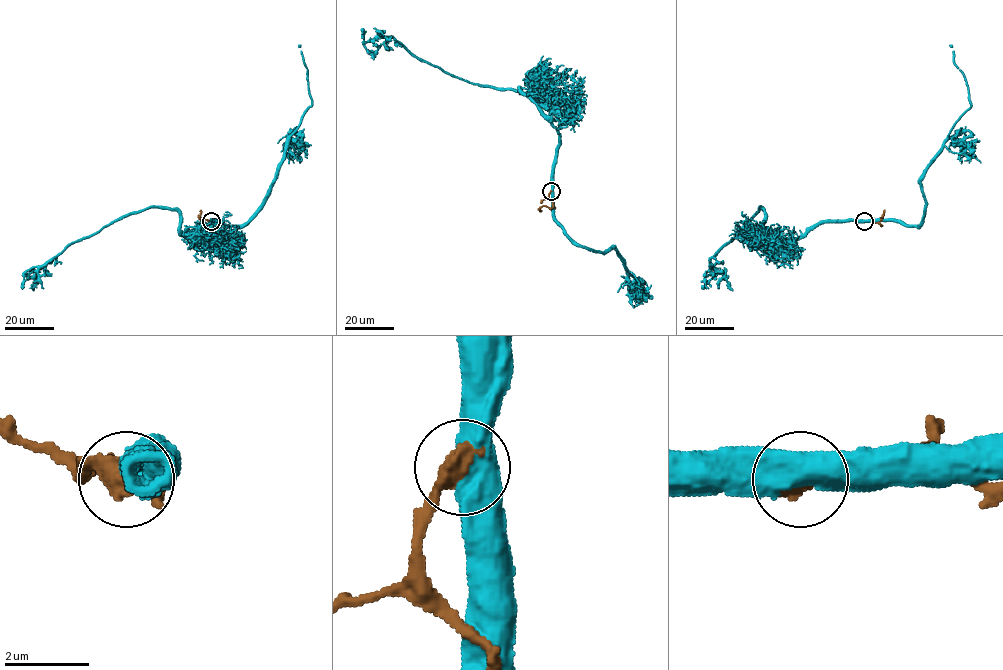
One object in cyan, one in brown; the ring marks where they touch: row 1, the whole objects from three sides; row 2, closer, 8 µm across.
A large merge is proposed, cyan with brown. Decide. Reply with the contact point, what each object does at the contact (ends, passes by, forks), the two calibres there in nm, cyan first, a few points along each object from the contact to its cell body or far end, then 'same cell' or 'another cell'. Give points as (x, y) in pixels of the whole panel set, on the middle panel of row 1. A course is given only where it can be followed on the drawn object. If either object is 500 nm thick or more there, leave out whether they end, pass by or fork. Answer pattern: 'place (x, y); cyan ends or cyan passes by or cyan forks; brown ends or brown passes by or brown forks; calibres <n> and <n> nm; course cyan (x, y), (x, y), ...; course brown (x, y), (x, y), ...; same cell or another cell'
place (551, 191); calibres 600 and 550 nm; course cyan (551, 191), (558, 132), (520, 89), (449, 75), (392, 38), (364, 45), (373, 54), (373, 46); course brown (551, 191), (549, 198), (553, 206), (542, 206), (540, 211); another cell

